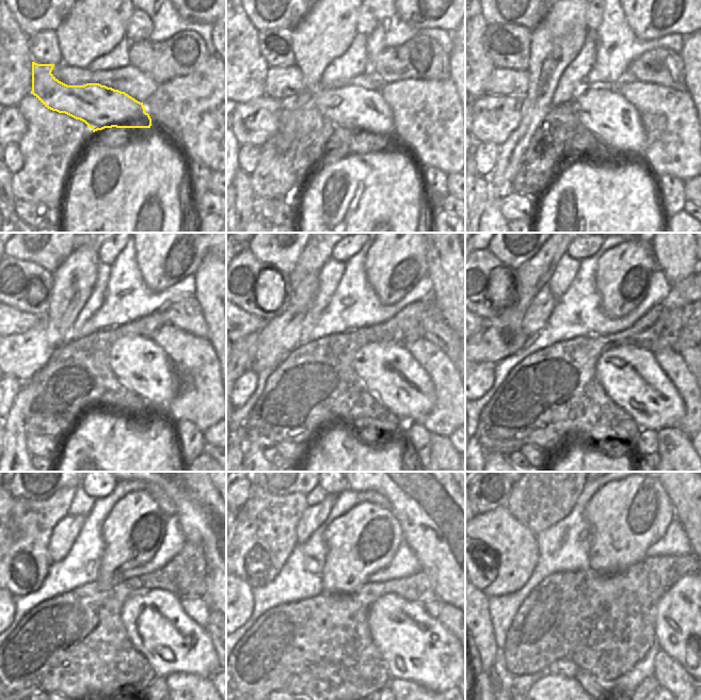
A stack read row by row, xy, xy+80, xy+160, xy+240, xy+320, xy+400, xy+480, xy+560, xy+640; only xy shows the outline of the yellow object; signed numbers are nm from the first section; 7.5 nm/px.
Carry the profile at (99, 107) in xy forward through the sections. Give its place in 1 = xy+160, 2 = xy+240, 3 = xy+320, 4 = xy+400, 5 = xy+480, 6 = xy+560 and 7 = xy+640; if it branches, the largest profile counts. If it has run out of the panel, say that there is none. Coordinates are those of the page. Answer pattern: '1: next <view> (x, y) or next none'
1: next xy+160 (603, 111)
2: next xy+240 (138, 362)
3: next xy+320 (388, 371)
4: next xy+400 (632, 377)
5: next xy+480 (157, 625)
6: next xy+560 (415, 647)
7: next xy+640 (682, 614)

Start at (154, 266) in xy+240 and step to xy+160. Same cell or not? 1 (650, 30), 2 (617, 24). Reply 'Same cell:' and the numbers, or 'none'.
Same cell: 1

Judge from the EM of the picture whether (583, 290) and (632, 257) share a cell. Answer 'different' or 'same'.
different

